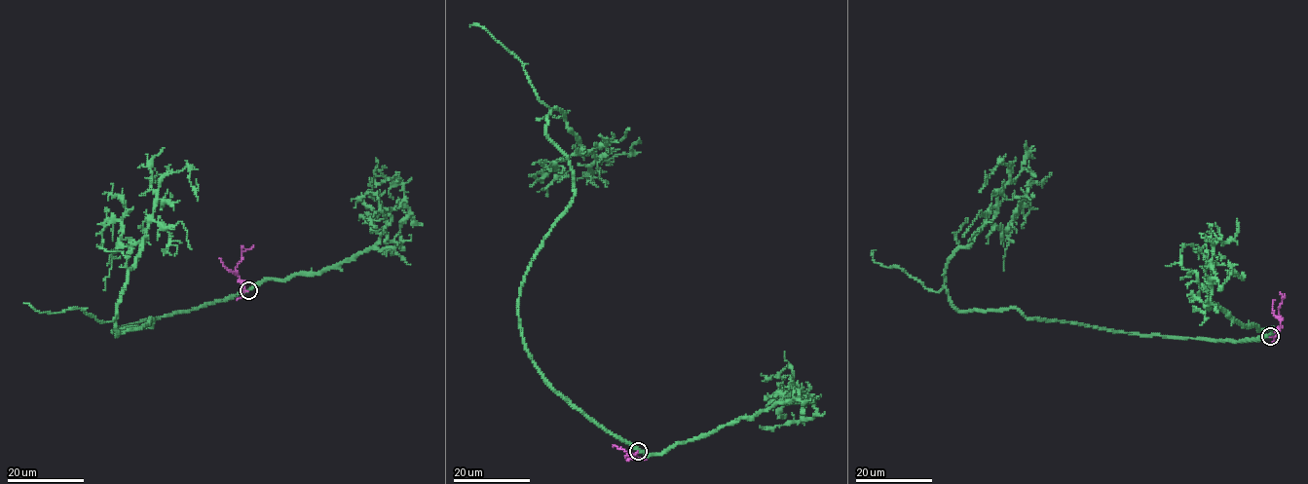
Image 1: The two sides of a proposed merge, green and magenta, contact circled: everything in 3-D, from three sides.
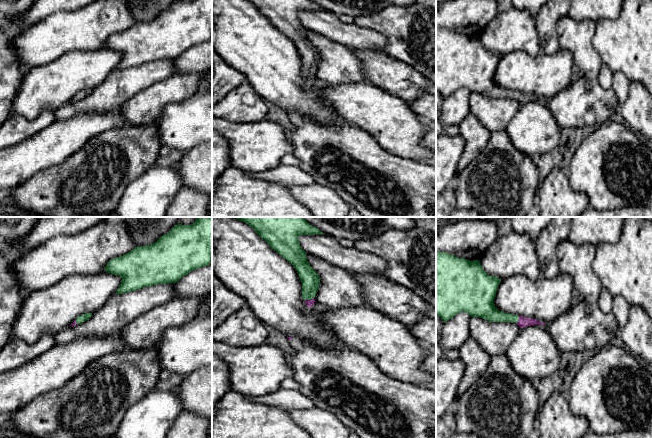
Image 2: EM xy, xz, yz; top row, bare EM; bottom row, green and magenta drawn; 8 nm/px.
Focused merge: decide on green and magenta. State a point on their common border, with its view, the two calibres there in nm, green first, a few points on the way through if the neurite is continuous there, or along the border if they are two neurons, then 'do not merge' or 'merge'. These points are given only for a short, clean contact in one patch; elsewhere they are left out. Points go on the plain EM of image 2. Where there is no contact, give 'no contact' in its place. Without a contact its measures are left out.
contact xz (309, 75); calibres 150 and 50 nm; way xz (310, 56), (309, 75), (309, 79); merge

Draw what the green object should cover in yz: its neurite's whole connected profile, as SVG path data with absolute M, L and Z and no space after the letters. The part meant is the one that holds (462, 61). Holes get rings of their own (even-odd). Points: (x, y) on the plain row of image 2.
M436 29L436 91L443 98L465 88L490 98L512 98L520 104L545 101L533 94L499 87L494 80L501 55L488 51L479 36Z

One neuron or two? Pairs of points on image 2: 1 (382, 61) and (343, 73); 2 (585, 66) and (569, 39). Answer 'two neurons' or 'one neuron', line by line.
1: two neurons
2: one neuron

